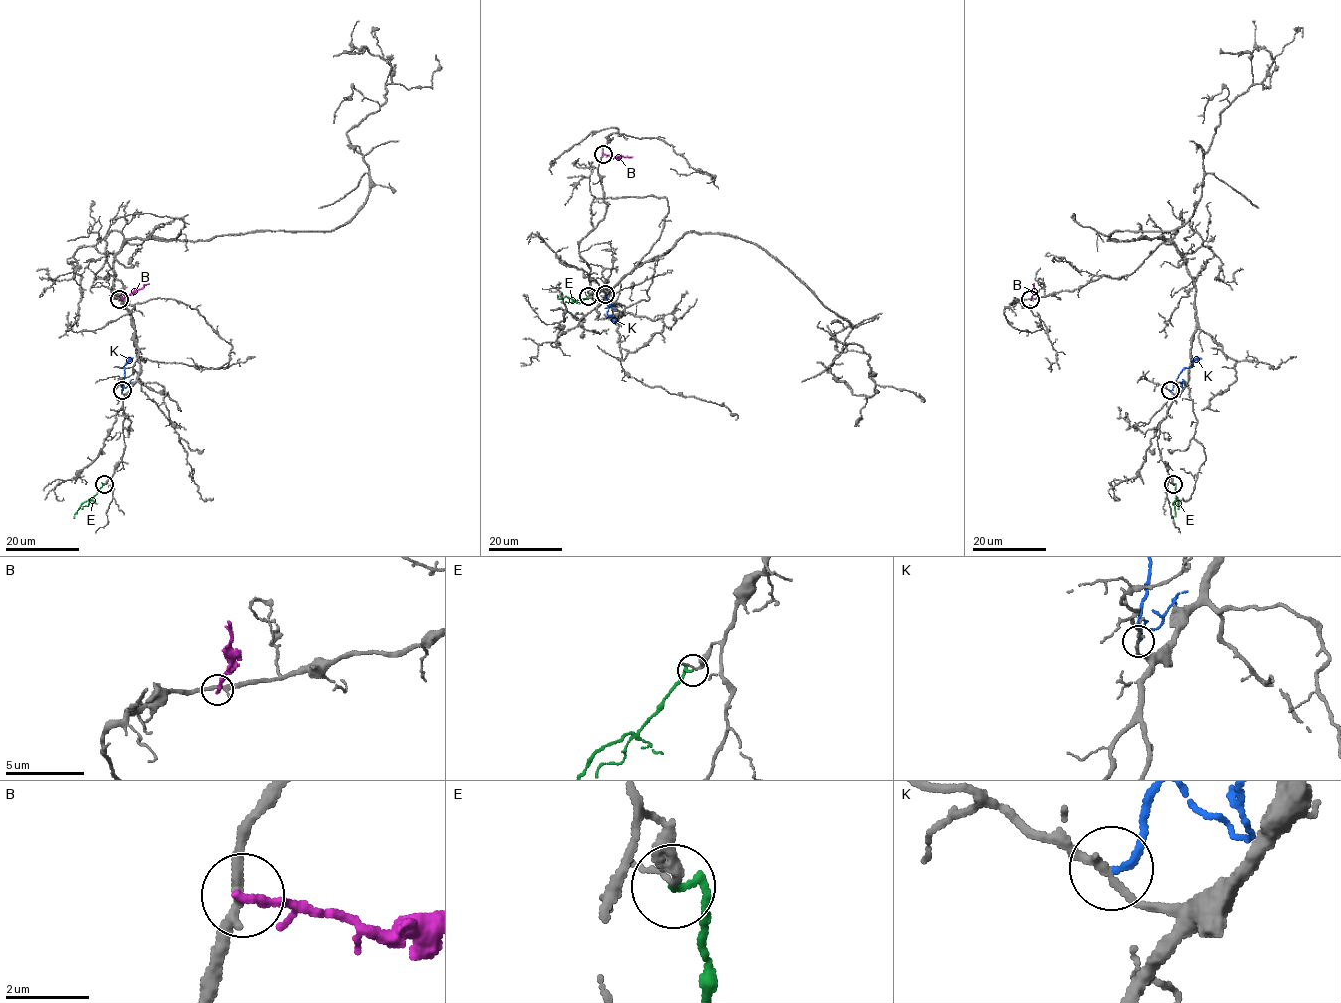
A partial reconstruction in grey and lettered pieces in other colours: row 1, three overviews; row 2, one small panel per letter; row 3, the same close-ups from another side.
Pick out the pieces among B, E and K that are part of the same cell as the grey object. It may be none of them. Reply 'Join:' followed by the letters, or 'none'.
Join: E

